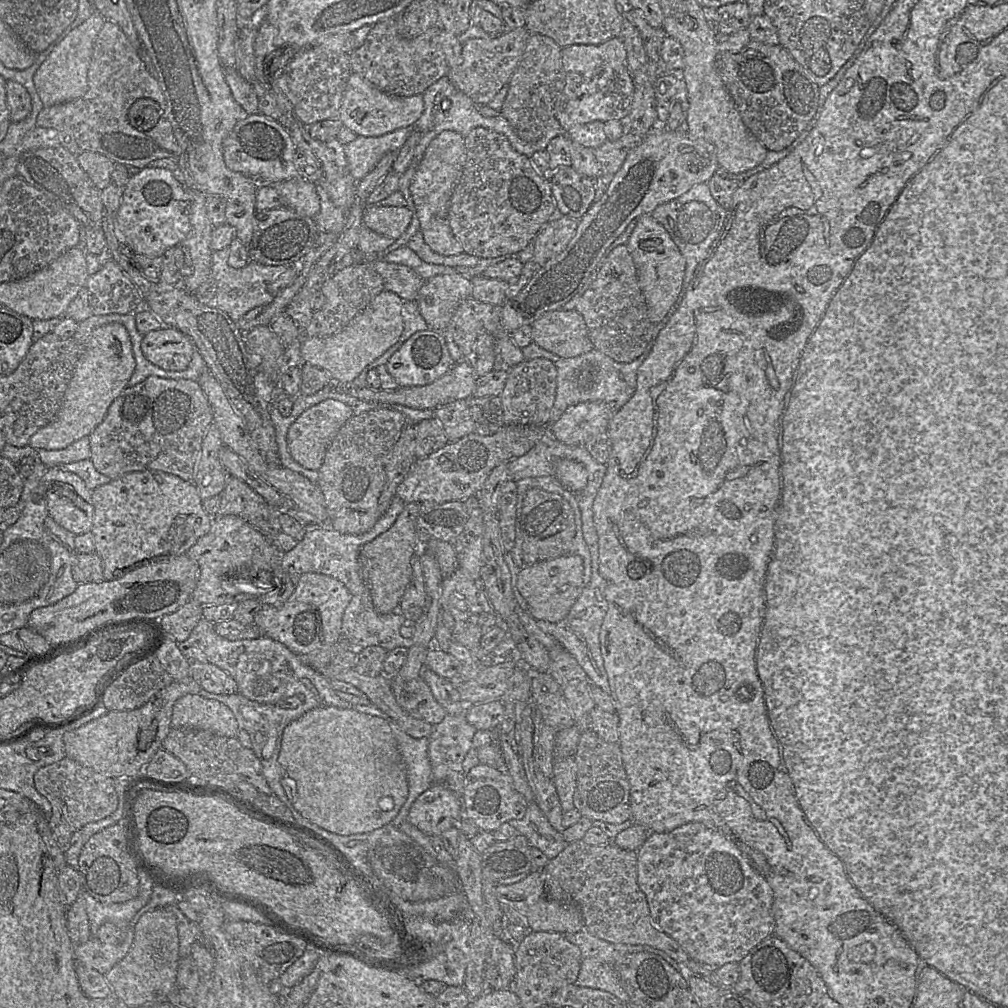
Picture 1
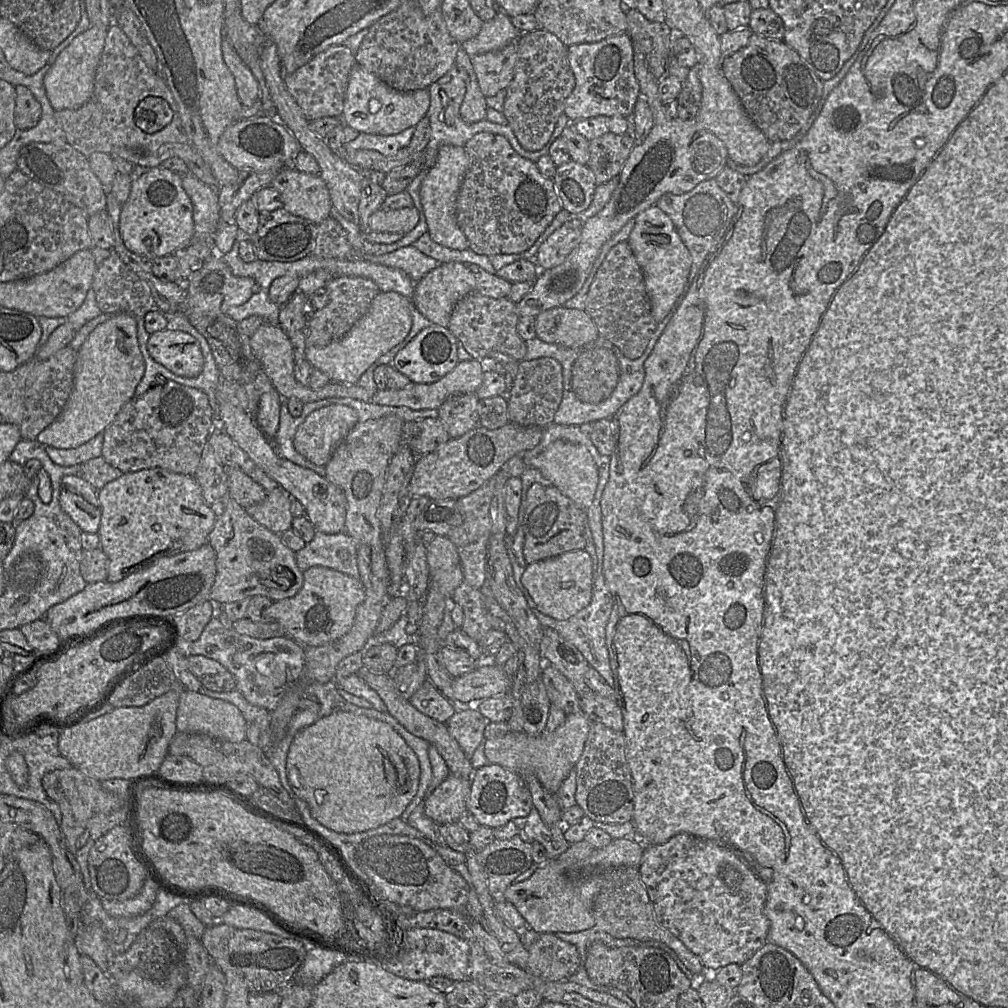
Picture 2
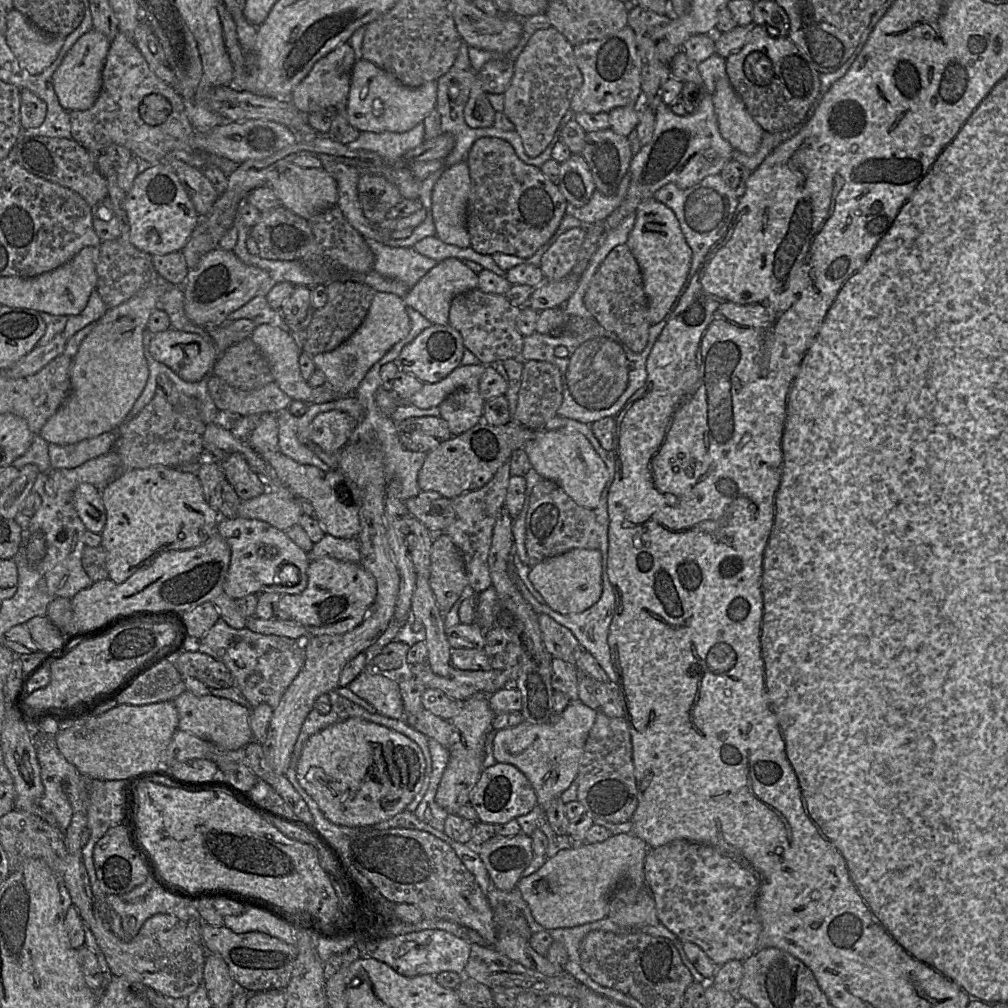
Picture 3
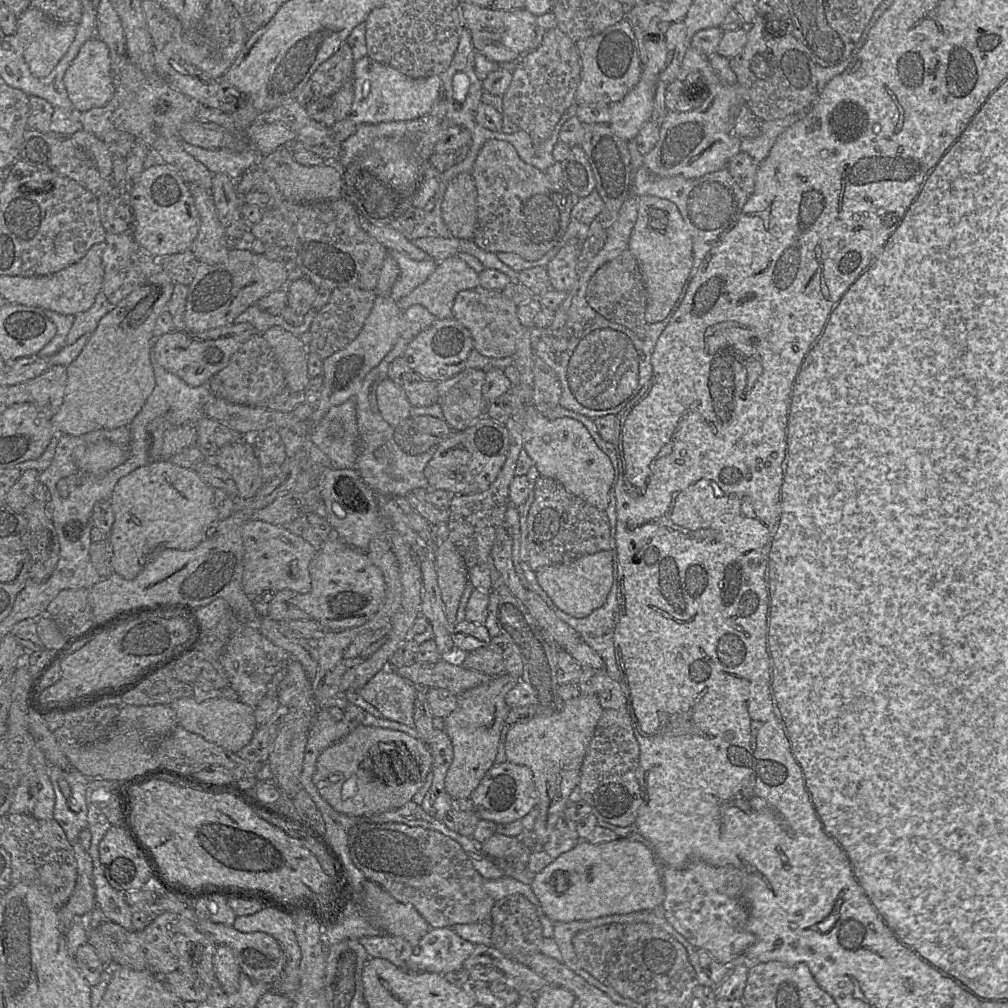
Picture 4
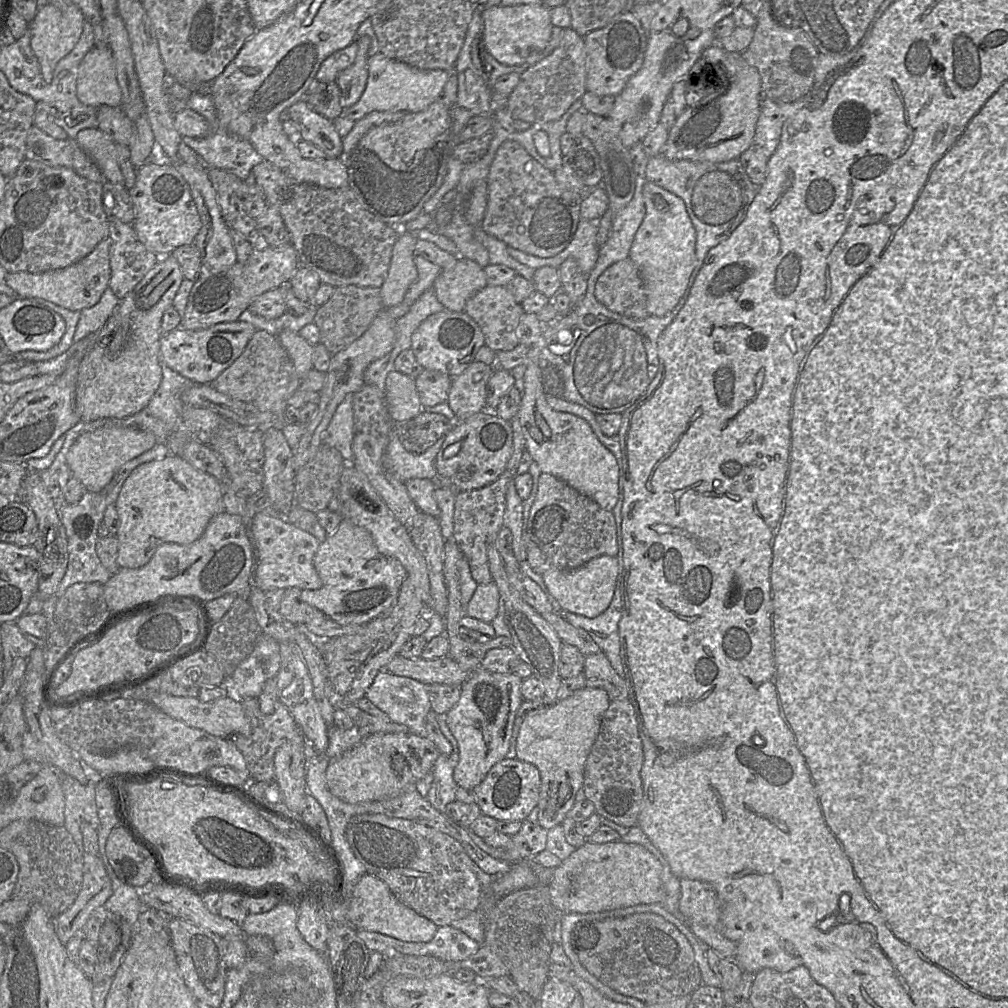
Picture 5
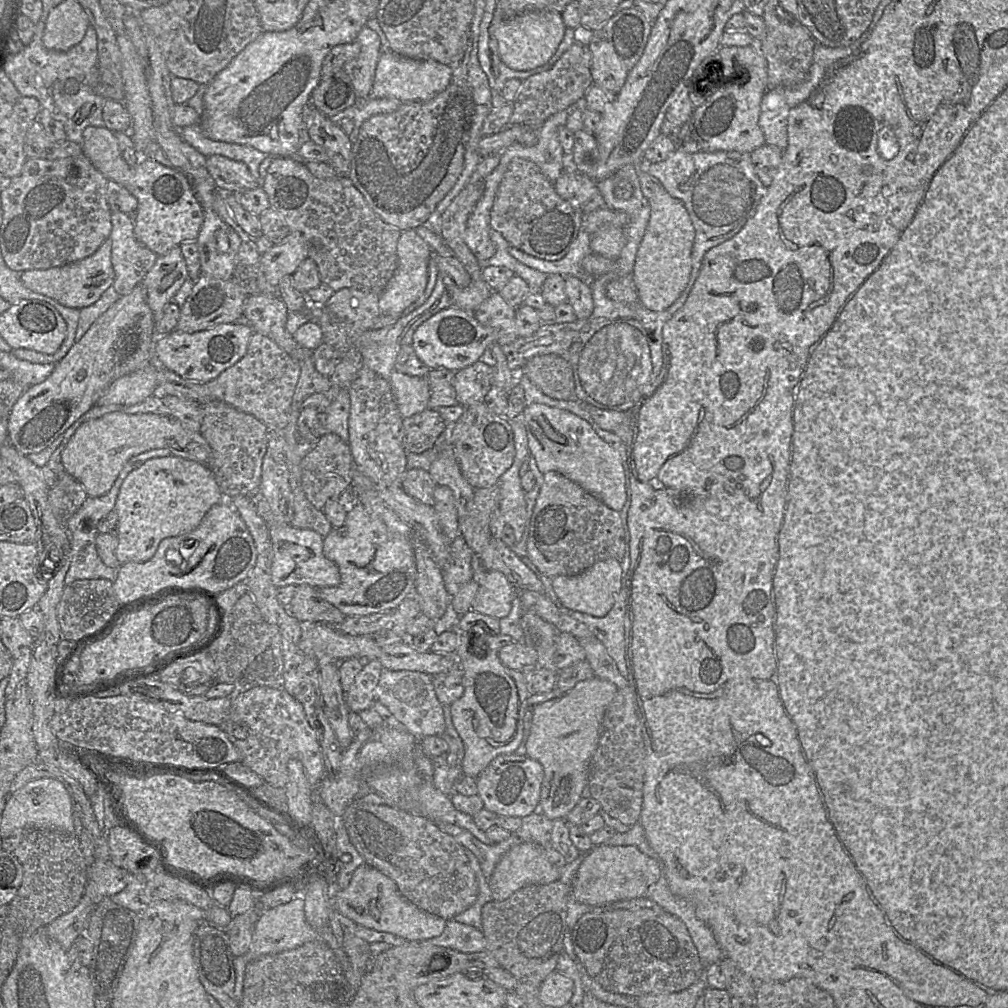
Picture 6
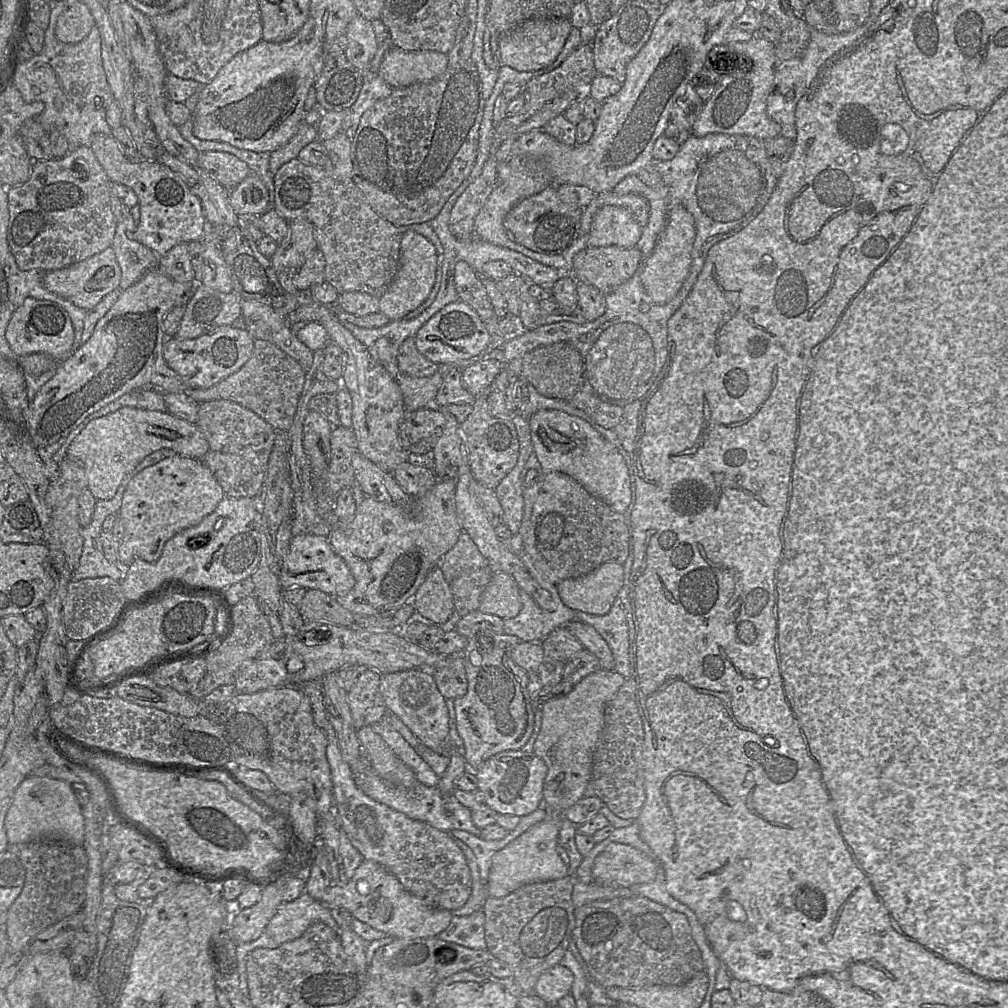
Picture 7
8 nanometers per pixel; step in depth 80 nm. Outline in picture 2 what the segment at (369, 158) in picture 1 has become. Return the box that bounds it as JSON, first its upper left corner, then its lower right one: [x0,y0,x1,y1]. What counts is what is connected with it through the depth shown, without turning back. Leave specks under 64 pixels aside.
[344,127,415,156]

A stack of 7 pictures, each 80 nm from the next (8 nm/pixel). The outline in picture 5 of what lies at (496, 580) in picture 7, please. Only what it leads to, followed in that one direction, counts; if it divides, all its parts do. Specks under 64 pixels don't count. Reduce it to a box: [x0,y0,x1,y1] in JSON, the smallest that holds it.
[466,582,499,623]

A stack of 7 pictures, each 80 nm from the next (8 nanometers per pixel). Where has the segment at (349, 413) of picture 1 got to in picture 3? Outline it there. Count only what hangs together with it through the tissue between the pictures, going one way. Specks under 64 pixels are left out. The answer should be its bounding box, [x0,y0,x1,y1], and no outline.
[308,410,355,452]

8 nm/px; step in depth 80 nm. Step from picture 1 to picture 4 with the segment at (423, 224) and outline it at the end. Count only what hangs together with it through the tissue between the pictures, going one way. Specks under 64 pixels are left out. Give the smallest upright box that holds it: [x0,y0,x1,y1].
[441,173,477,240]

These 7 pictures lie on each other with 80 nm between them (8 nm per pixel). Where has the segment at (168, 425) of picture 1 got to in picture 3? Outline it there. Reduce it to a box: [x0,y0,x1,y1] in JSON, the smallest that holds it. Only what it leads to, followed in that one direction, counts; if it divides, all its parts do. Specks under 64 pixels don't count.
[114,374,206,469]

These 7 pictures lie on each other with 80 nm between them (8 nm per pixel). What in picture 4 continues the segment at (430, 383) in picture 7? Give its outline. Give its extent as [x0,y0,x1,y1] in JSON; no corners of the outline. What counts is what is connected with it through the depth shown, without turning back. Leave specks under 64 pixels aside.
[376,378,412,428]

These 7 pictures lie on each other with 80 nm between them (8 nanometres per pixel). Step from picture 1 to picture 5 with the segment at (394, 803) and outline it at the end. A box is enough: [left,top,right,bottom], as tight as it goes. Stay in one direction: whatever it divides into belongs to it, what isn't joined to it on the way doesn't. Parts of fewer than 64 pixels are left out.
[325,733,439,804]

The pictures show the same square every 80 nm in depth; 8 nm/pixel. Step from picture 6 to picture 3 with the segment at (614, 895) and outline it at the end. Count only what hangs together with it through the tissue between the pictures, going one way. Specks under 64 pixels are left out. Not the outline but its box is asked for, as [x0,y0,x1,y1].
[516,834,649,930]

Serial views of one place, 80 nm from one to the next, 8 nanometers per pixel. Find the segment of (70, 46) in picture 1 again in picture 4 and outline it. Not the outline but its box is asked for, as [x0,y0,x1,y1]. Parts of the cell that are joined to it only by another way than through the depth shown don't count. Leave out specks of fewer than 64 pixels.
[63,36,114,112]

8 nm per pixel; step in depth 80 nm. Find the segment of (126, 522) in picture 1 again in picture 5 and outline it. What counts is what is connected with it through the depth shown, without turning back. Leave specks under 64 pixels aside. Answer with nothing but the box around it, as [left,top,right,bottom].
[115,455,224,568]

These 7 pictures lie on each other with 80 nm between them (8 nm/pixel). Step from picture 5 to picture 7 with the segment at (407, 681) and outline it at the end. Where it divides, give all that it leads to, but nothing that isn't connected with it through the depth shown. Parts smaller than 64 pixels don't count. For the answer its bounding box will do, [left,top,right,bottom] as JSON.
[379,669,449,753]

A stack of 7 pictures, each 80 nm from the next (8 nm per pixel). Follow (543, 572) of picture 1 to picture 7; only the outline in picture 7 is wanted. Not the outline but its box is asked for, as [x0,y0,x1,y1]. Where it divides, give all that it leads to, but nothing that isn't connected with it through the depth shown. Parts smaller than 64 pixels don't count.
[555,562,623,615]

